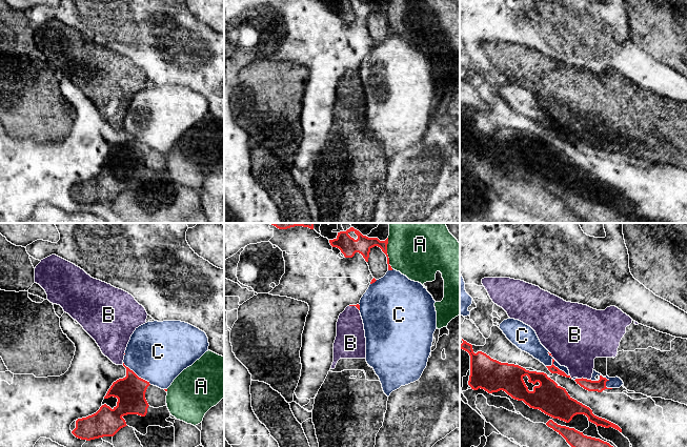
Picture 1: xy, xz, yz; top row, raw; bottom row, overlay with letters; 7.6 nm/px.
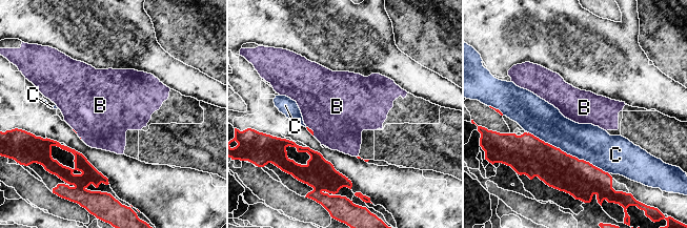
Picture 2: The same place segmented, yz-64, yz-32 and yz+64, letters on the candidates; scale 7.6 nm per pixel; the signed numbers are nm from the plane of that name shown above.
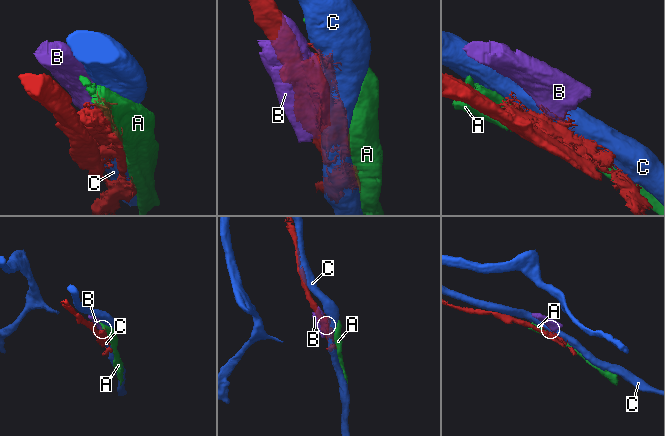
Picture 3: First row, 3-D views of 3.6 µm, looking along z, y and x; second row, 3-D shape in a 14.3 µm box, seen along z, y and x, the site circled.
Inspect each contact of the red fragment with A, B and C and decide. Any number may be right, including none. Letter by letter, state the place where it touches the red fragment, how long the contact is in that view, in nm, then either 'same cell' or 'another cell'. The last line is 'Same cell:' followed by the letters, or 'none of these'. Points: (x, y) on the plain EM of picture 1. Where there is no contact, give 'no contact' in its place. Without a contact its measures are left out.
A: meets red in xz at (386, 18); contact 240 nm long; another cell
B: meets red in yz at (584, 143); contact 110 nm long; another cell
C: meets red in yz at (554, 130); contact 260 nm long; another cell
Same cell: none of these

